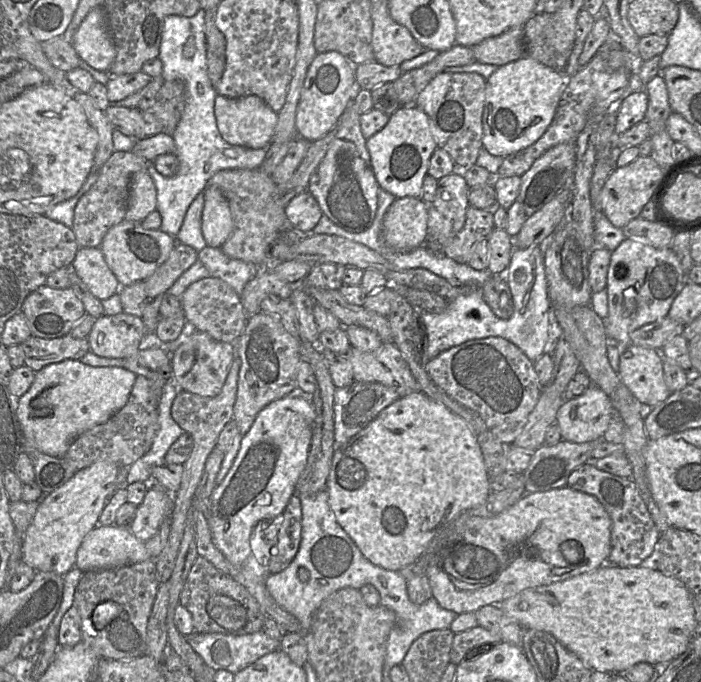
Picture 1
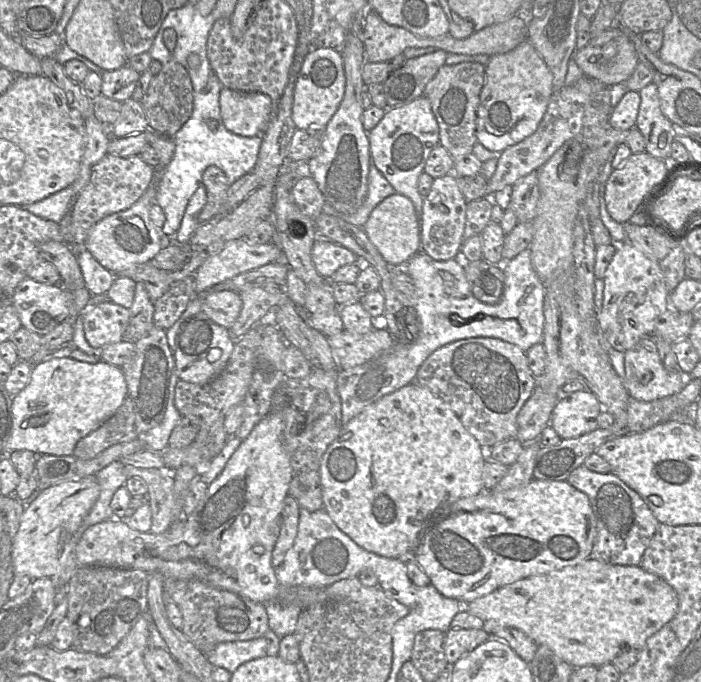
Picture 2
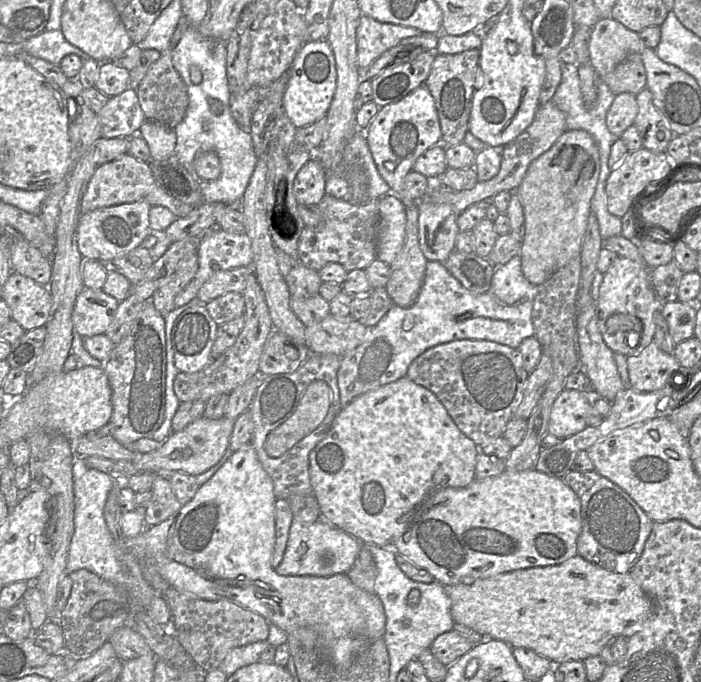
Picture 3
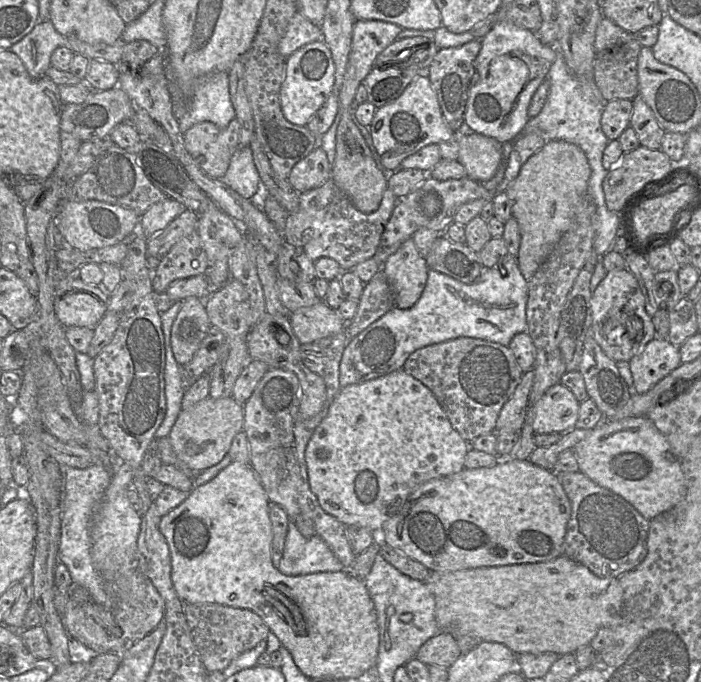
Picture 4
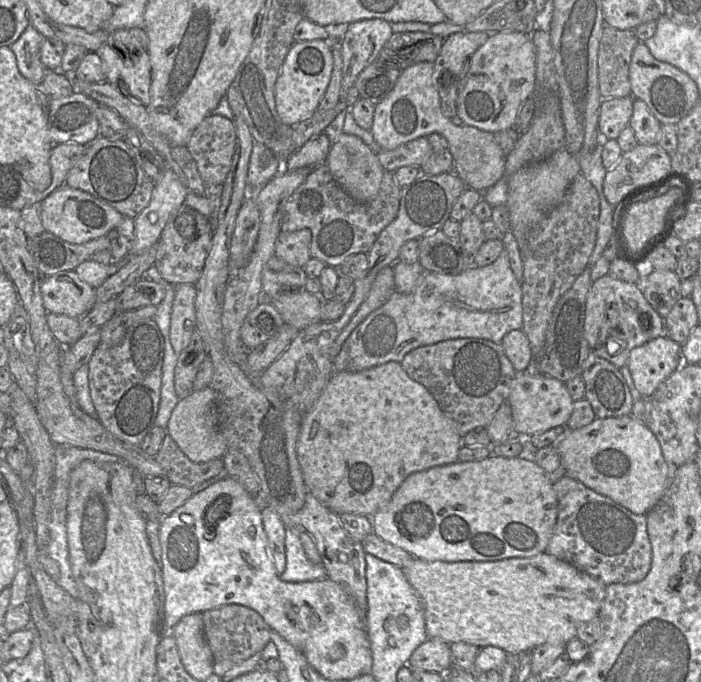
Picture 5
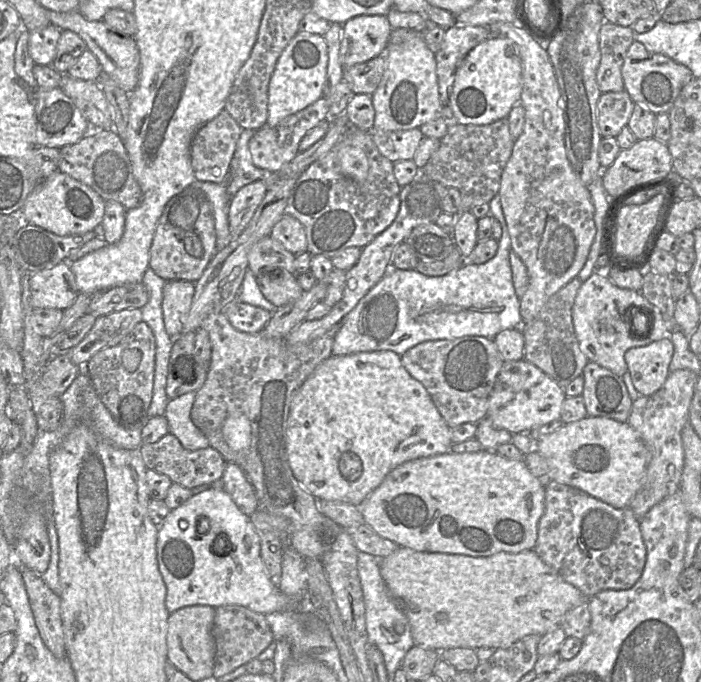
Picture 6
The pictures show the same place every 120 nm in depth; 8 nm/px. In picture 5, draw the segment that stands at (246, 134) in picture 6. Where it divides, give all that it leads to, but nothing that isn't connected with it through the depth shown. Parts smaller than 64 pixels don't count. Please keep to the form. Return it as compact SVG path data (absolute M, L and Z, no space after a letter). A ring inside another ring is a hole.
M254 141L249 160L246 183L261 188L277 174L278 159L263 144Z

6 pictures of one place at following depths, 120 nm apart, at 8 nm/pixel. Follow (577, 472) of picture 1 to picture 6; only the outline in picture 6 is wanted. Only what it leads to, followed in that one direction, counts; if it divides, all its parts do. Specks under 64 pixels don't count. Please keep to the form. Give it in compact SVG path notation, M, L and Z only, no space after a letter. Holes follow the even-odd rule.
M556 480L545 487L545 508L533 550L587 598L606 589L631 588L642 575L647 557L640 520L629 507L616 508Z

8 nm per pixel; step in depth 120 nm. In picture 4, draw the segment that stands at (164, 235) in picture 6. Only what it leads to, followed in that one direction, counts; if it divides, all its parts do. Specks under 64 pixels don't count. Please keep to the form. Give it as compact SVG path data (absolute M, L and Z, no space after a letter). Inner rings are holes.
M195 230L182 237L161 258L152 278L152 288L155 294L163 294L173 281L205 274L207 268L207 256Z

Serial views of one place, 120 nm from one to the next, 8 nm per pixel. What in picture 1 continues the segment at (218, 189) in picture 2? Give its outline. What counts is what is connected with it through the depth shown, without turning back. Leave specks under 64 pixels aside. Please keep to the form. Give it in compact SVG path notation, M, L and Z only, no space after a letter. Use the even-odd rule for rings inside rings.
M225 169L208 181L216 186L228 201L233 222L232 232L221 246L225 255L257 267L265 265L279 232L290 226L284 208L275 201L275 182L259 169Z

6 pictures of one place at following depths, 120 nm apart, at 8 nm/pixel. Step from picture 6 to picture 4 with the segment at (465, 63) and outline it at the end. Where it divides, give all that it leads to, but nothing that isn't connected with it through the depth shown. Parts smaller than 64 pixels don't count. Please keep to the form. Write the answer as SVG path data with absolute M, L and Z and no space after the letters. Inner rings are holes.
M511 22L496 24L482 38L481 45L475 60L478 78L469 91L465 122L473 131L490 136L501 144L512 143L530 119L528 108L532 96L547 79L556 53L543 45L534 32Z

